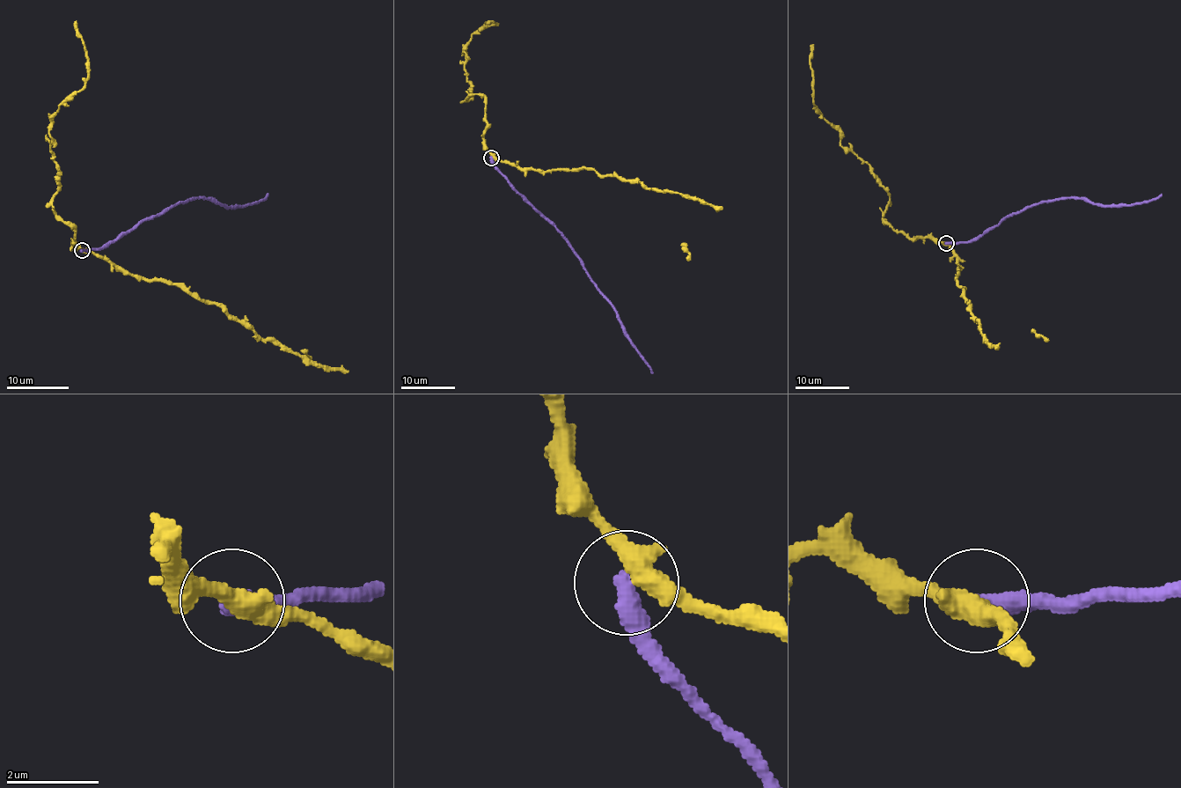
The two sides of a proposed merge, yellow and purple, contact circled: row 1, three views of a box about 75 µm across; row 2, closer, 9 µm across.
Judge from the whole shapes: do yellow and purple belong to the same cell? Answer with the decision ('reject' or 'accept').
reject

